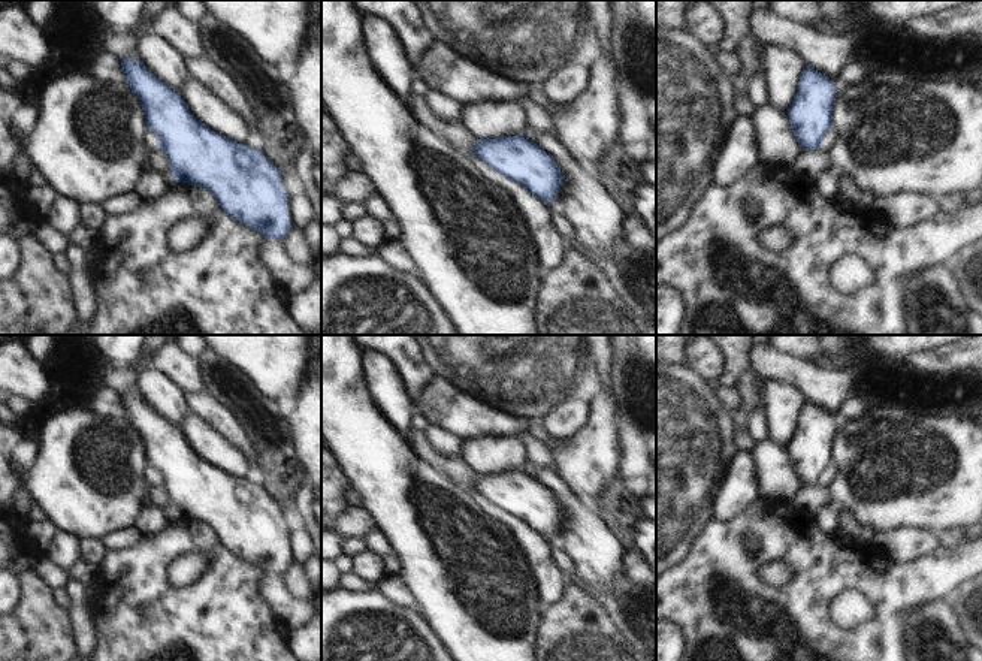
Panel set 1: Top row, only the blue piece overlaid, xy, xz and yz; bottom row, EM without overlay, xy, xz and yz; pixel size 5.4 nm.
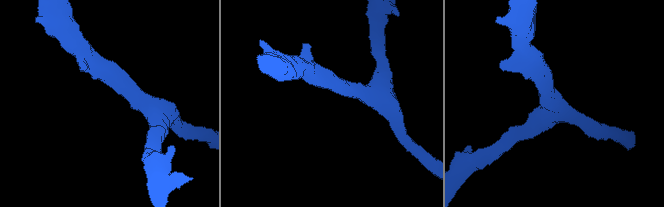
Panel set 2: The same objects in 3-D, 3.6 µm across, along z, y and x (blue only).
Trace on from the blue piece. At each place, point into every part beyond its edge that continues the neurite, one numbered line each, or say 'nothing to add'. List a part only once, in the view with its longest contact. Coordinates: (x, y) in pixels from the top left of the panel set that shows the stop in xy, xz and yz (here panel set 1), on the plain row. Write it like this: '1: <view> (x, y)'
nothing to add

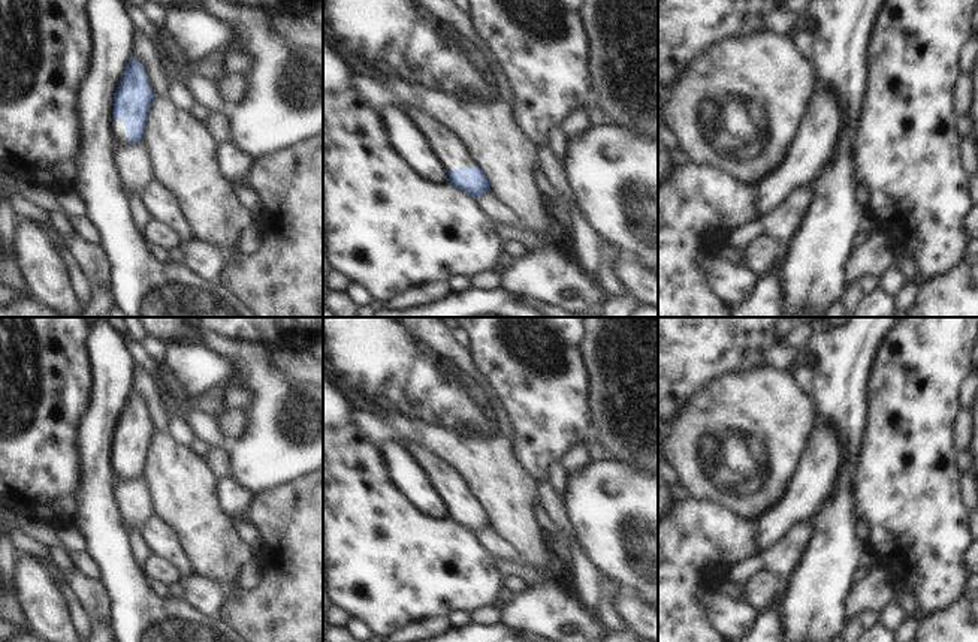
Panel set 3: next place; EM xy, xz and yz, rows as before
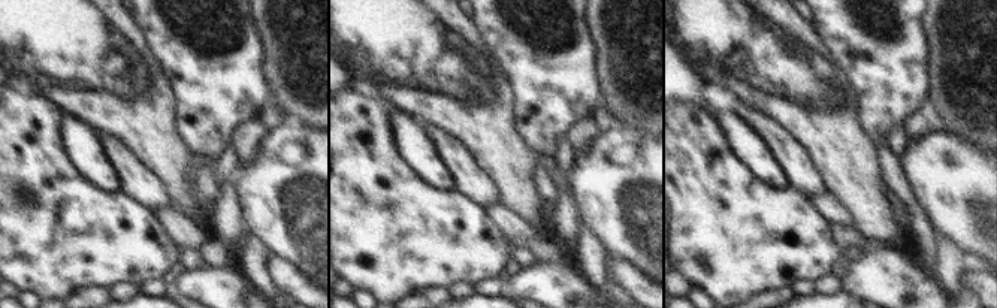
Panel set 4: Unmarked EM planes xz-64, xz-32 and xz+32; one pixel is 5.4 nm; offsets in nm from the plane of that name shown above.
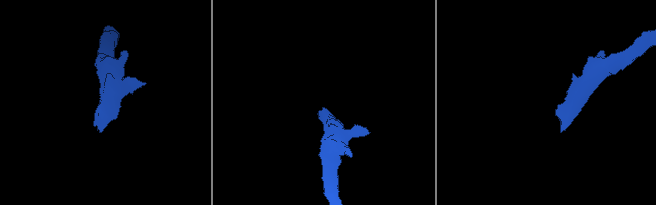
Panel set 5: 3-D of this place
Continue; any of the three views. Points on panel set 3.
1: xy (117, 461)

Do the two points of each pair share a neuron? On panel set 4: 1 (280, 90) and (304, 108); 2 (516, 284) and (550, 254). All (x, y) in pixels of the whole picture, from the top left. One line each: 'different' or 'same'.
1: same
2: different

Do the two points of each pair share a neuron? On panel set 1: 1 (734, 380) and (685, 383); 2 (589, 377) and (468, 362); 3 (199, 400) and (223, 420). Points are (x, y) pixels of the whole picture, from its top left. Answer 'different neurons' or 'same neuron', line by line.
1: different neurons
2: same neuron
3: same neuron

